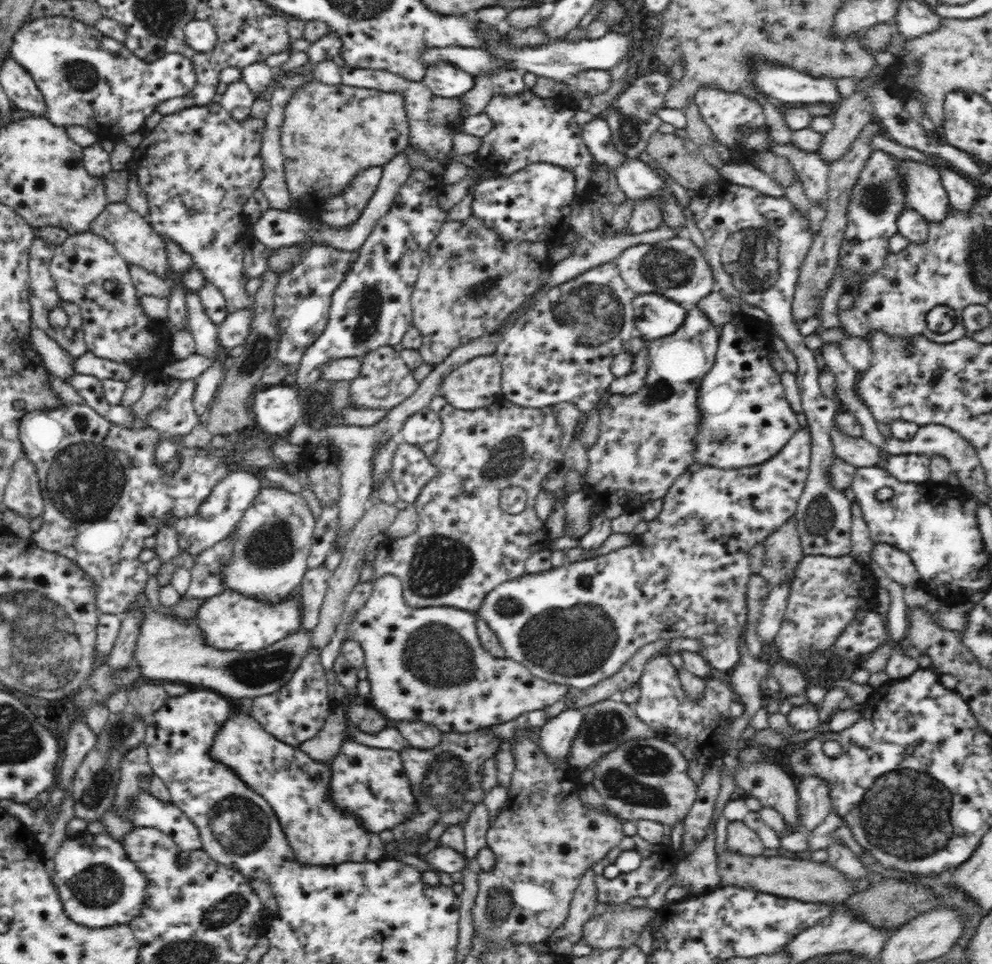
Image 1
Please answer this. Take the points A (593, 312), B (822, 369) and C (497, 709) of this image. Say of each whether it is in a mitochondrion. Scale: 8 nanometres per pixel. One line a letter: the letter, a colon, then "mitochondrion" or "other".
A: mitochondrion
B: other
C: other

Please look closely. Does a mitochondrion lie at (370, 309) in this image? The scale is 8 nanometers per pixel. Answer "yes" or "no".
yes

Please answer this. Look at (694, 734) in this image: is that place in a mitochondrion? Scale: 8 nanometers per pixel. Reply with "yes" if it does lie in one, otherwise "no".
no

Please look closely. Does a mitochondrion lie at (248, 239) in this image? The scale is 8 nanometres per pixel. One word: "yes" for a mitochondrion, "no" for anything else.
no

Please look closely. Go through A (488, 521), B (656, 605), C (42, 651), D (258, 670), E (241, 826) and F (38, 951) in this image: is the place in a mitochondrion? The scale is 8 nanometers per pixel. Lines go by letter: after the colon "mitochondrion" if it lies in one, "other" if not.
A: other
B: other
C: mitochondrion
D: mitochondrion
E: mitochondrion
F: other

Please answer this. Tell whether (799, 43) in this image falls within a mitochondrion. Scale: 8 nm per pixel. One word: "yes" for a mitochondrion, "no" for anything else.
yes

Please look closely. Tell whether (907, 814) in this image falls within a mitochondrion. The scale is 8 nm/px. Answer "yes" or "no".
yes

